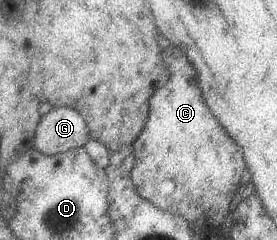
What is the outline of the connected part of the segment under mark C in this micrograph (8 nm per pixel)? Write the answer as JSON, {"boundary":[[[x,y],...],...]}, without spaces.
{"boundary":[[[170,44],[160,55],[170,70],[170,82],[154,92],[150,122],[134,141],[131,153],[137,161],[132,179],[142,198],[166,212],[190,218],[190,222],[196,224],[202,224],[202,218],[208,222],[214,220],[212,224],[216,224],[222,216],[224,224],[232,208],[232,196],[238,194],[242,186],[246,158],[204,102],[198,72],[186,54]]]}

